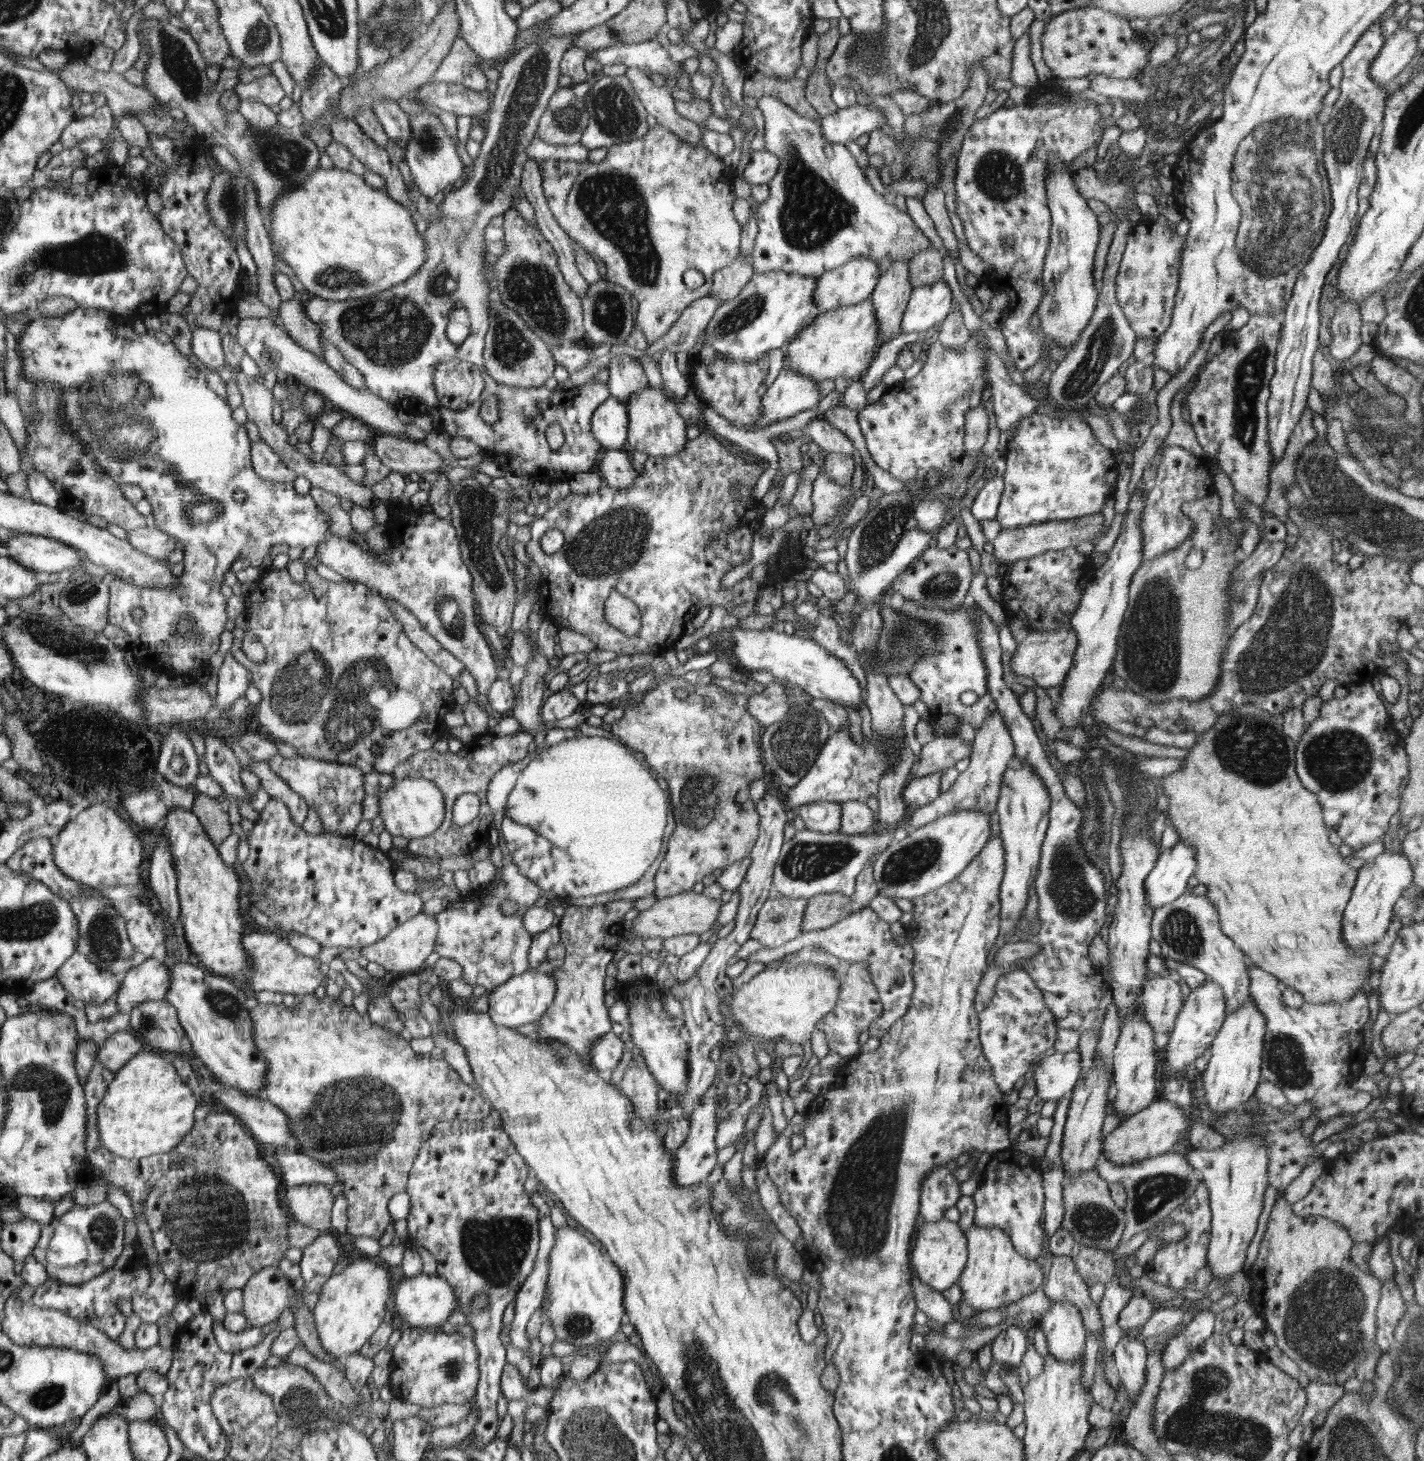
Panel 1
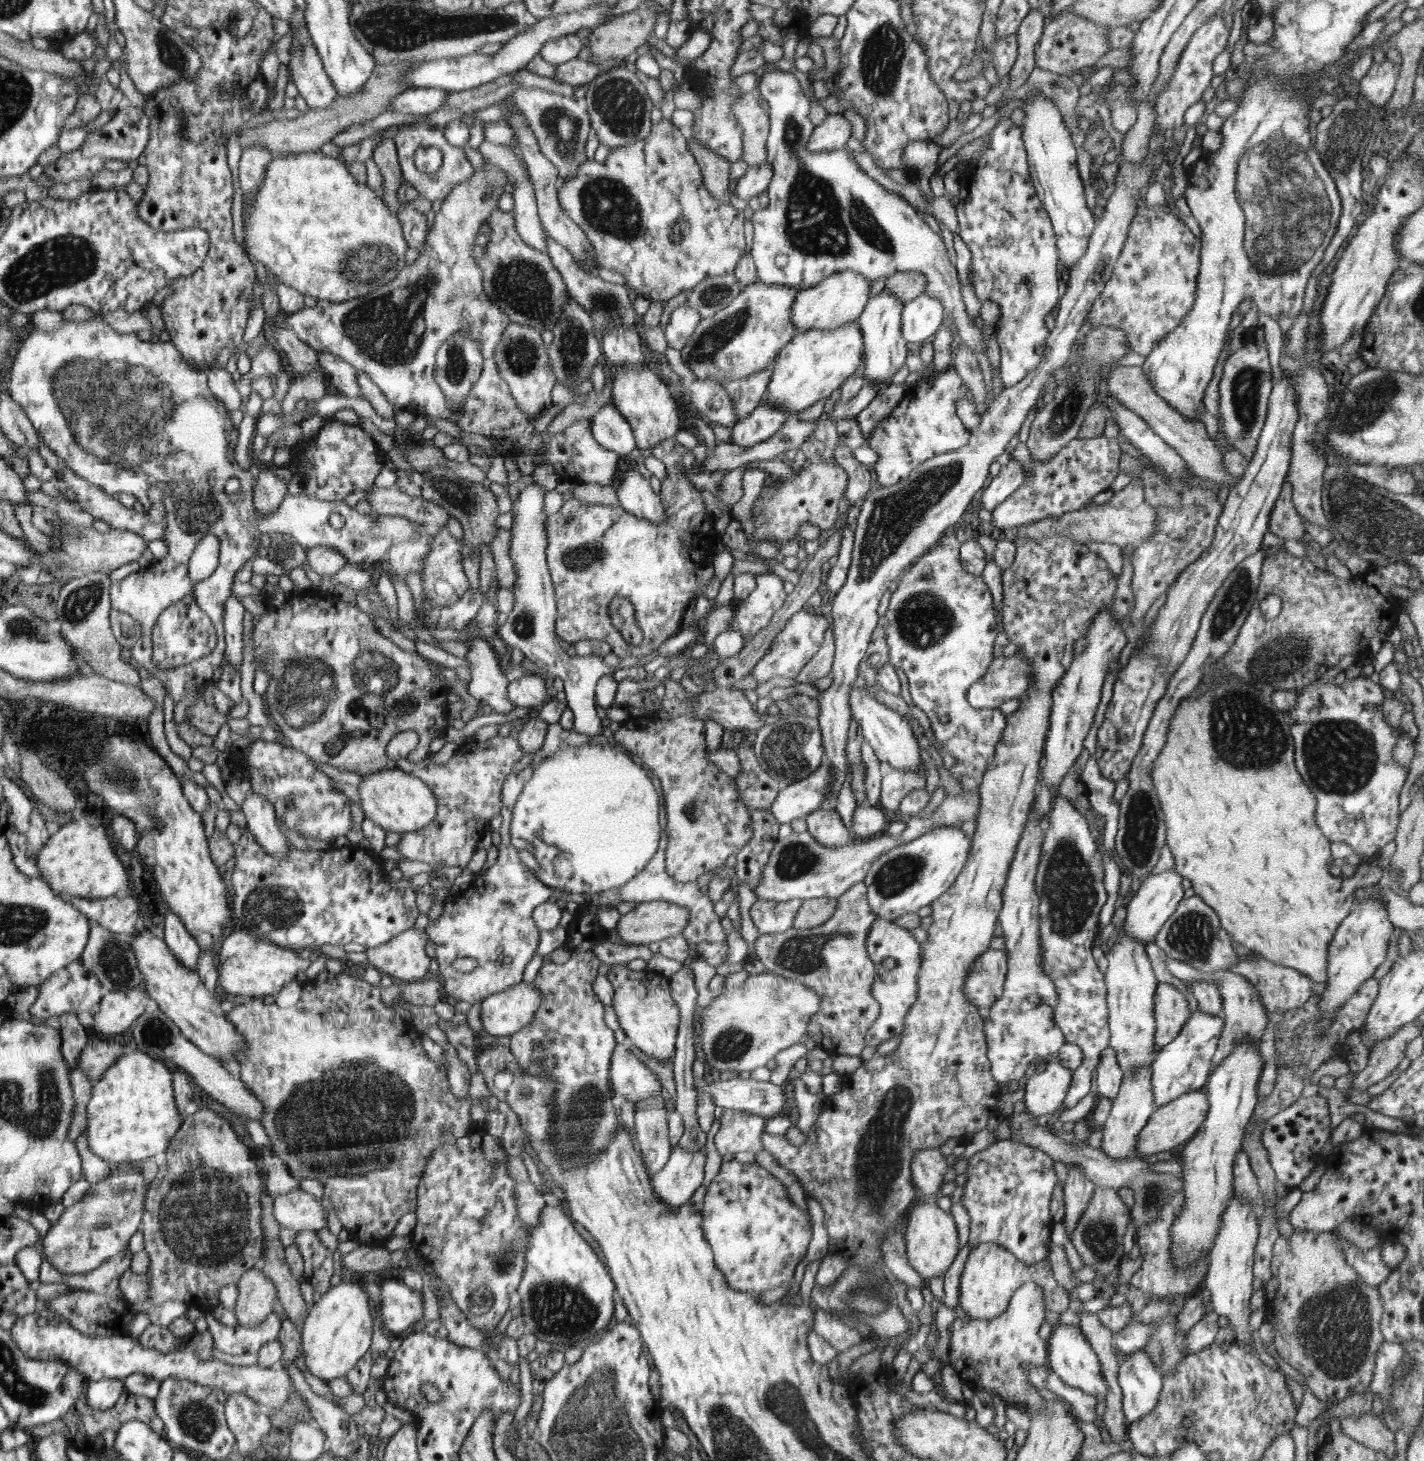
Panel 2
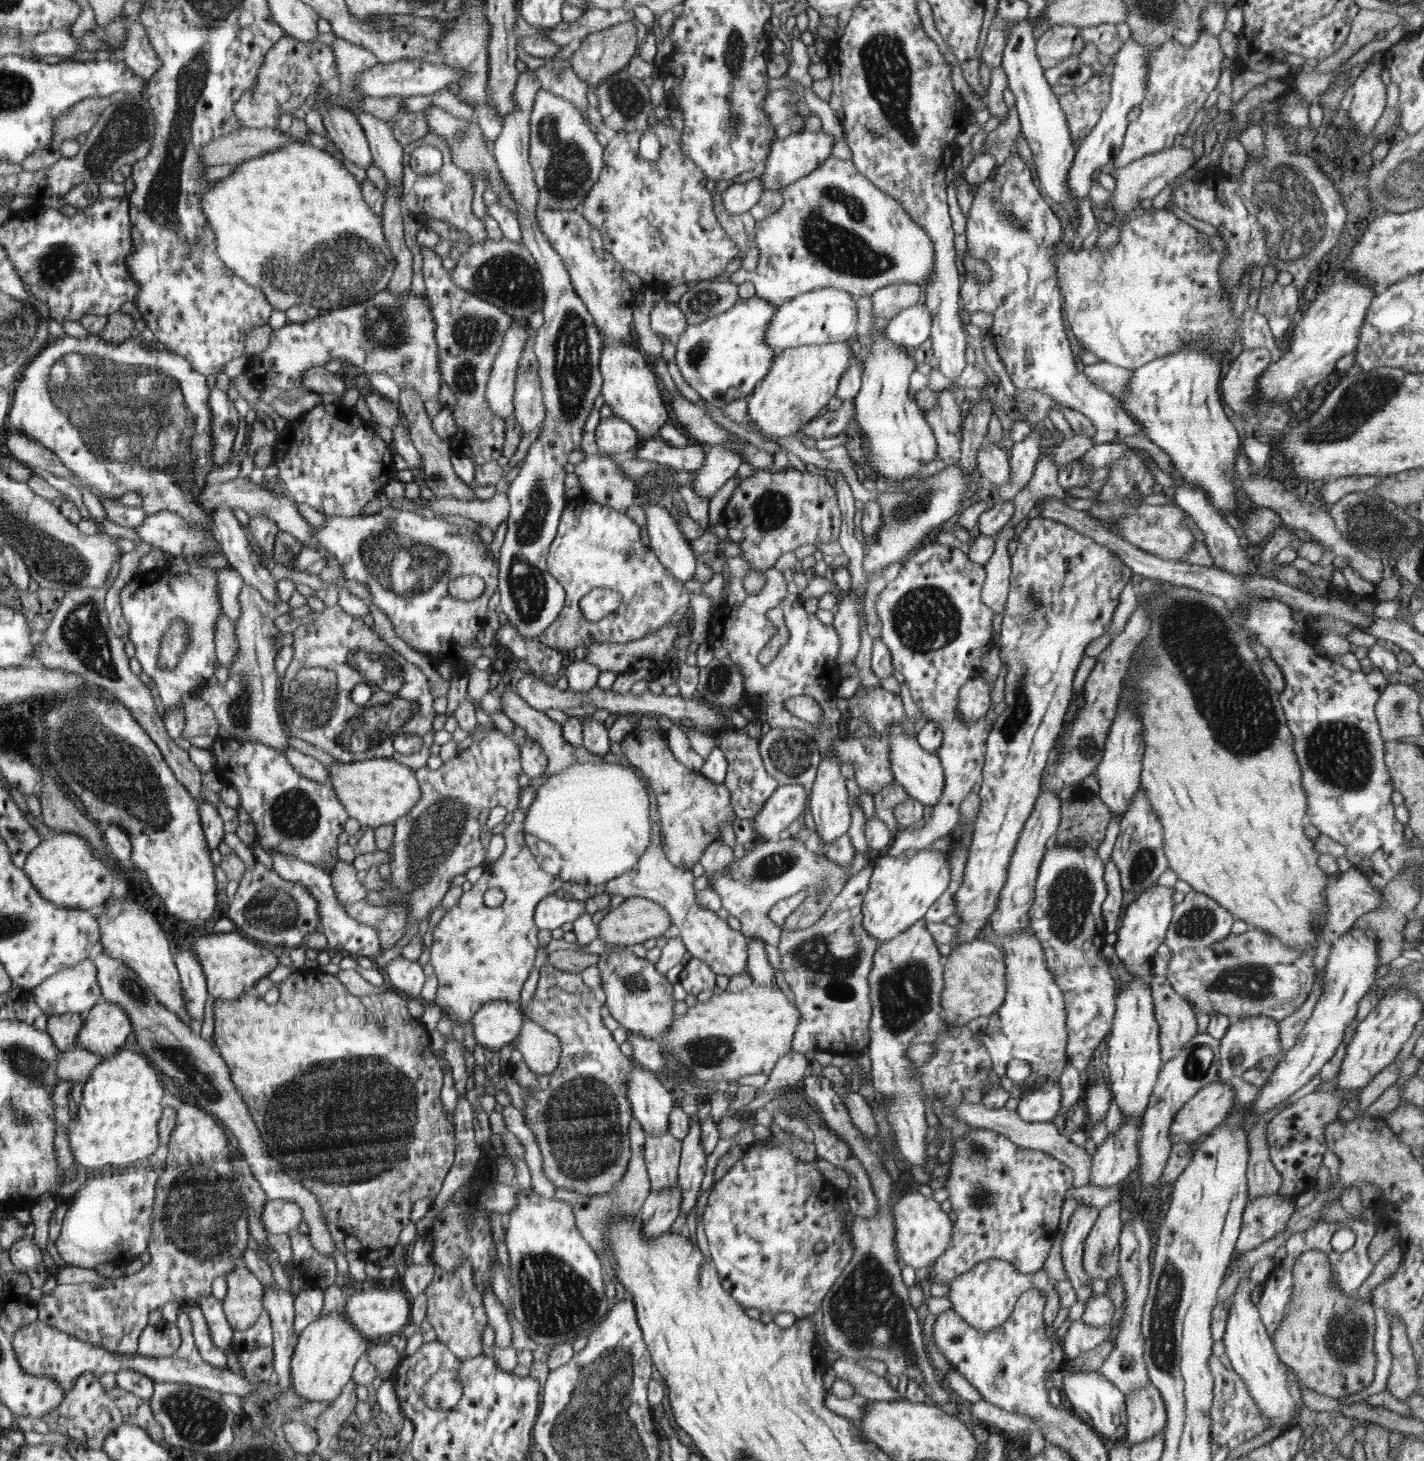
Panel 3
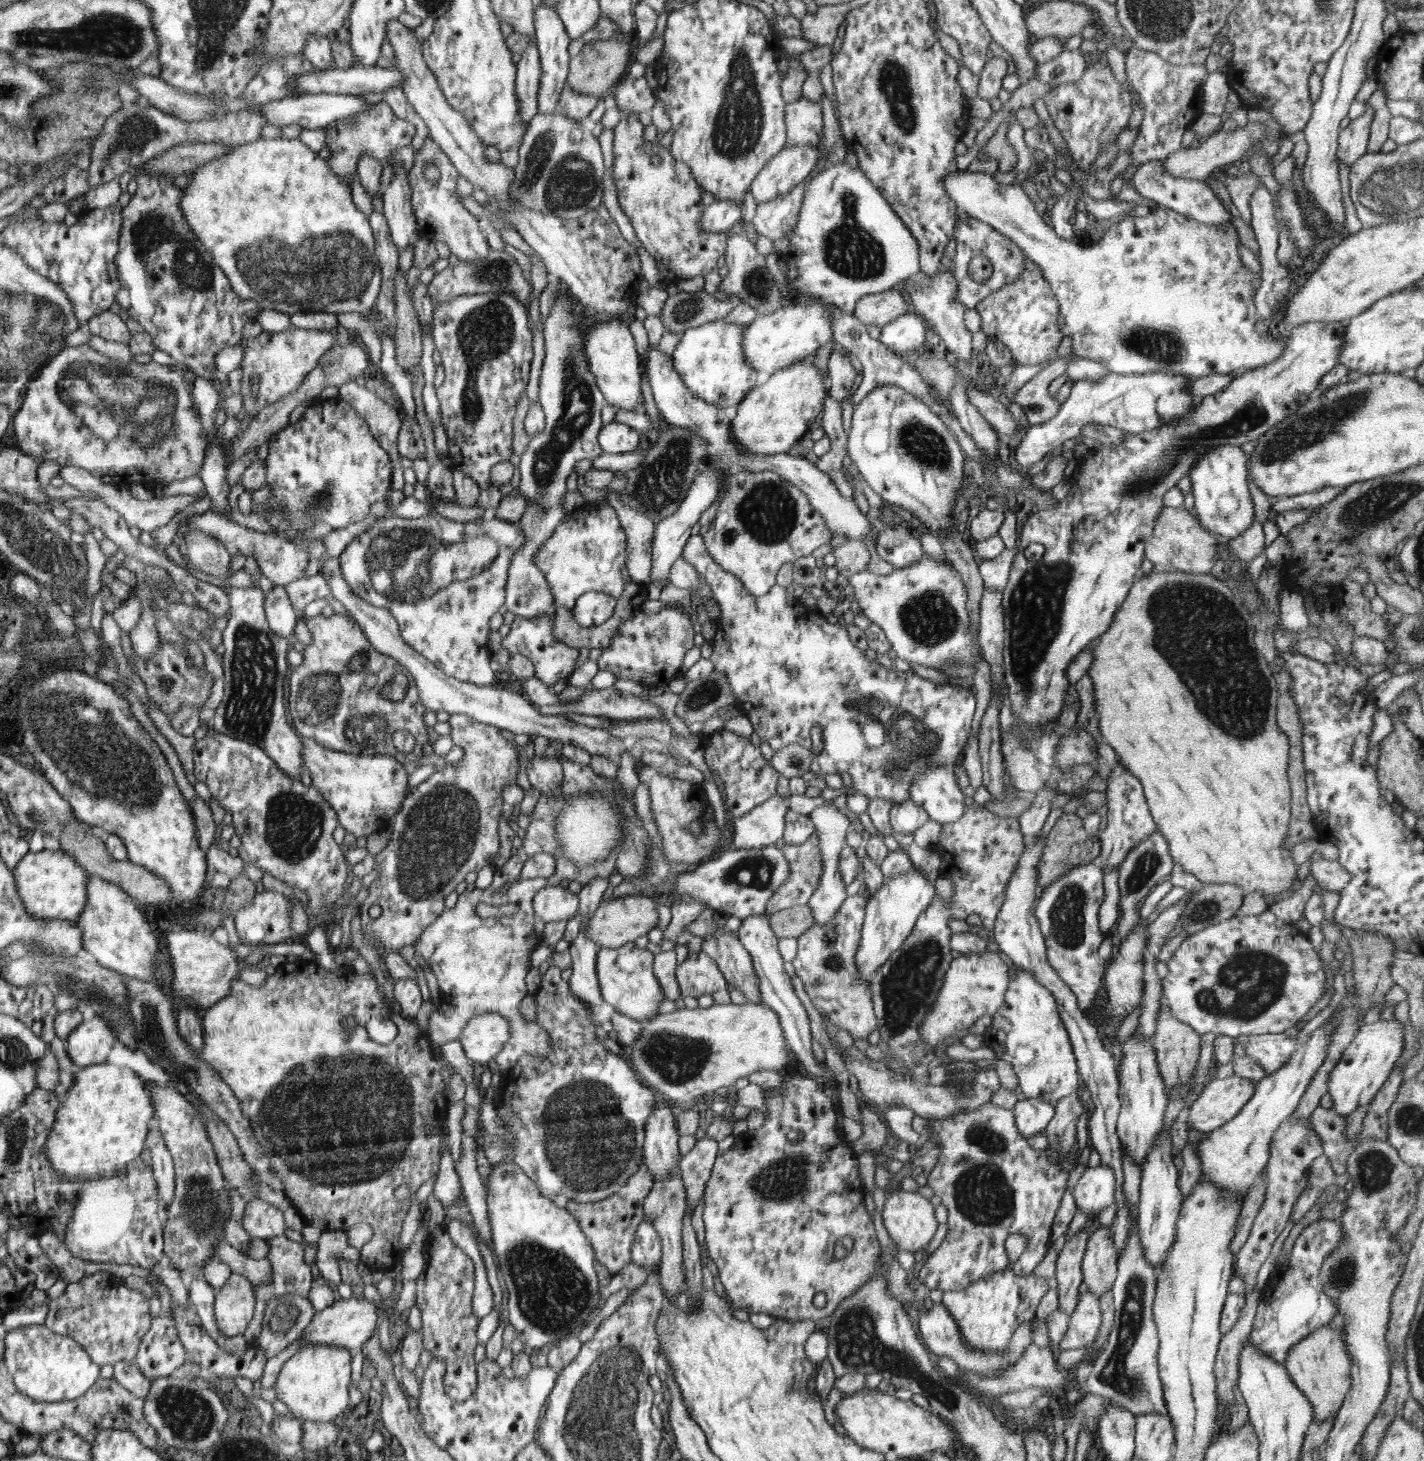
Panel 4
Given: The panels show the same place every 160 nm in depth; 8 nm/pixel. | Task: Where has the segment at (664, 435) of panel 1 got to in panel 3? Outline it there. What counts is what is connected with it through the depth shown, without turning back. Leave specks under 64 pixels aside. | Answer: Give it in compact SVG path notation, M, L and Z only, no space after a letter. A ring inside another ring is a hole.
M606 344L600 363L602 377L605 378L602 396L613 414L628 421L638 435L642 438L648 438L648 436L657 438L660 427L668 422L670 414L666 410L666 402L658 388L656 376L646 364L648 362L640 354L640 350L634 350L630 345Z

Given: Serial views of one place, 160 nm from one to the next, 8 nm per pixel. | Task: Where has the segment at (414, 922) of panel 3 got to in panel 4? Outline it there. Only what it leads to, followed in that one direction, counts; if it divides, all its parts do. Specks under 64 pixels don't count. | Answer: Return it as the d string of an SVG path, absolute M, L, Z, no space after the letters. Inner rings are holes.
M453 714L450 715L448 722L451 726L451 734L453 744L456 744L462 748L464 755L459 762L456 764L447 764L447 767L442 768L442 770L437 770L430 775L427 780L420 782L413 791L410 792L410 797L402 804L402 811L397 812L397 815L394 816L394 823L392 824L392 835L390 835L390 841L383 848L382 852L379 855L375 856L374 870L378 872L378 877L375 879L372 884L369 886L368 897L360 905L359 915L361 916L362 922L362 934L366 936L376 936L376 943L374 943L374 948L378 951L378 954L381 958L381 963L383 962L383 956L388 951L396 951L399 953L400 949L403 946L415 944L421 937L422 932L425 932L433 922L438 919L440 912L444 910L444 898L454 892L454 888L464 882L464 876L468 872L478 872L484 866L488 865L488 862L492 862L492 858L496 857L496 852L500 848L500 842L498 842L498 820L502 818L501 807L504 804L502 798L502 791L504 787L509 784L517 783L516 776L518 776L518 754L514 750L514 743L508 741L504 738L504 735L500 733L500 730L494 725L484 724L482 722L474 721L470 717L462 714ZM370 906L380 906L382 908L382 913L378 918L372 918L368 914L368 909Z

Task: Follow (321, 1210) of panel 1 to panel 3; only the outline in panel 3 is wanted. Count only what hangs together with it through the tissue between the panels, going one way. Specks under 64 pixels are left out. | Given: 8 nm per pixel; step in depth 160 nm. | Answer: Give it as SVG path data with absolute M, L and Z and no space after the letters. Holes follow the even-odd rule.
M286 1199L267 1200L261 1219L269 1234L288 1234L298 1230L304 1220L303 1208Z

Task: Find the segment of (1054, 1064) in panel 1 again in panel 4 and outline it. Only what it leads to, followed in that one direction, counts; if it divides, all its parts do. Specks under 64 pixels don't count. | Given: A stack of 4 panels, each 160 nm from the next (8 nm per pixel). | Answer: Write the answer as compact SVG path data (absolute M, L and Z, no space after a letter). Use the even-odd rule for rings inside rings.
M1039 1098L1020 1100L1013 1108L1019 1133L1025 1138L1044 1132L1055 1115L1055 1105Z

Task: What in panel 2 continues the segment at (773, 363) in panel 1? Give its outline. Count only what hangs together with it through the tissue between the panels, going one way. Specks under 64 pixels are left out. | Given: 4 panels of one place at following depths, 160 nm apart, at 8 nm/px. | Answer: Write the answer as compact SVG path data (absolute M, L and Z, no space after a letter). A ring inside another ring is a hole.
M766 370L750 374L740 380L730 380L724 382L723 388L732 398L734 403L735 414L740 419L746 418L752 414L753 410L758 407L766 394L766 388L770 383L770 376Z

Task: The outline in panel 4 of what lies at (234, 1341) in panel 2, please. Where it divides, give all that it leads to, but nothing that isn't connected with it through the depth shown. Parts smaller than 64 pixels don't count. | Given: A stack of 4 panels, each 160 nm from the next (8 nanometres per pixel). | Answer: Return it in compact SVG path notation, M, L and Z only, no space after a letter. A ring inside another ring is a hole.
M285 1234L270 1237L265 1239L265 1241L269 1246L267 1258L271 1264L272 1283L270 1283L270 1286L260 1286L258 1288L258 1316L254 1316L254 1320L250 1322L250 1328L246 1329L243 1334L244 1341L248 1343L248 1346L258 1346L258 1337L260 1337L260 1332L262 1332L262 1319L264 1318L264 1311L266 1311L268 1301L272 1300L272 1298L278 1298L282 1295L289 1296L290 1294L307 1297L314 1280L311 1274L311 1267L305 1261L305 1248L302 1242L288 1240Z

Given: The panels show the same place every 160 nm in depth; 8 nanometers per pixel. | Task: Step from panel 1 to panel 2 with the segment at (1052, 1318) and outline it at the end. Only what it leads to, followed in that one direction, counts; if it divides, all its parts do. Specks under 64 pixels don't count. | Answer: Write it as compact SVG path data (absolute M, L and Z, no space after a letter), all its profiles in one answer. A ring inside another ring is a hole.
M1060 1325L1052 1330L1052 1335L1048 1338L1048 1357L1050 1357L1048 1366L1066 1383L1070 1389L1081 1388L1088 1394L1097 1396L1097 1402L1105 1400L1108 1394L1101 1364L1098 1356L1094 1353L1091 1345L1085 1339L1085 1335L1080 1327Z

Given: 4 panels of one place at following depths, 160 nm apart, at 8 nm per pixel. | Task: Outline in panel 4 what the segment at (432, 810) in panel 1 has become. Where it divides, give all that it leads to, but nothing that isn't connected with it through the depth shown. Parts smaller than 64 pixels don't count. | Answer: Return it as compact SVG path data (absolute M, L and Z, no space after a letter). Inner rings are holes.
M303 737L303 762L310 772L314 788L338 811L346 832L356 838L368 838L386 820L397 815L408 790L408 774L400 761L390 756L368 756L330 750L311 738Z

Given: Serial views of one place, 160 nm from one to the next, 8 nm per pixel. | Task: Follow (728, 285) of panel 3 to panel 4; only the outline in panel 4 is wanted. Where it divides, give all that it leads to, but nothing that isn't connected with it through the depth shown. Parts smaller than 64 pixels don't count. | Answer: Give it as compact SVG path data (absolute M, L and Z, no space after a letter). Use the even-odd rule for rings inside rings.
M704 289L697 292L680 291L666 299L660 320L668 332L682 335L690 328L724 320L733 308L734 300L720 301Z

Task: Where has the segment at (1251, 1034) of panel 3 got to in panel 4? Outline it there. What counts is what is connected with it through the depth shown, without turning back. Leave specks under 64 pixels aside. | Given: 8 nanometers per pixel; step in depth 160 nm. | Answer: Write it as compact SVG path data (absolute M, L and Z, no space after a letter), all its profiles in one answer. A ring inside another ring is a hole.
M1285 1033L1242 1035L1234 1038L1235 1045L1231 1060L1251 1056L1267 1075L1278 1072L1297 1049L1297 1042Z

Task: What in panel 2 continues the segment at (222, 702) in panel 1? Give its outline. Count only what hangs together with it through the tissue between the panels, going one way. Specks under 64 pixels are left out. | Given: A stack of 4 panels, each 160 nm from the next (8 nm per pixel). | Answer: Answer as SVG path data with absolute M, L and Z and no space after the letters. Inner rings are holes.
M230 594L225 604L224 627L225 627L225 660L233 666L240 668L242 664L242 632L244 632L244 616L246 608L240 598Z

